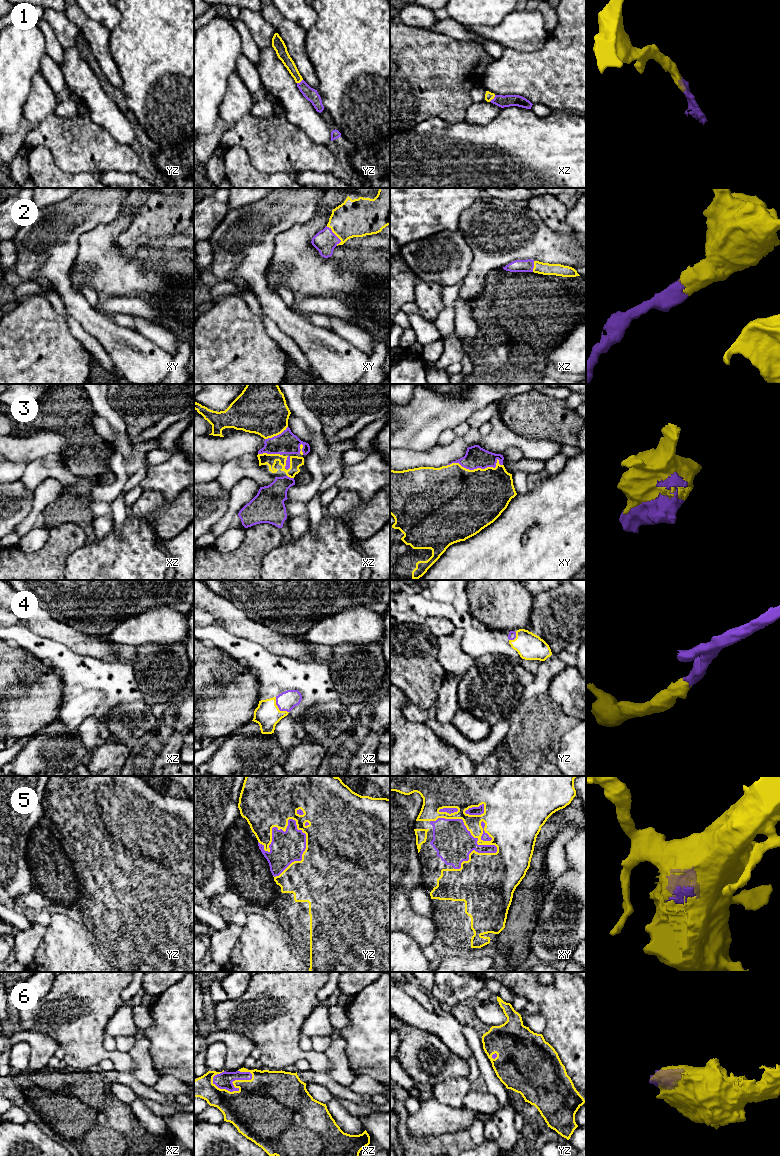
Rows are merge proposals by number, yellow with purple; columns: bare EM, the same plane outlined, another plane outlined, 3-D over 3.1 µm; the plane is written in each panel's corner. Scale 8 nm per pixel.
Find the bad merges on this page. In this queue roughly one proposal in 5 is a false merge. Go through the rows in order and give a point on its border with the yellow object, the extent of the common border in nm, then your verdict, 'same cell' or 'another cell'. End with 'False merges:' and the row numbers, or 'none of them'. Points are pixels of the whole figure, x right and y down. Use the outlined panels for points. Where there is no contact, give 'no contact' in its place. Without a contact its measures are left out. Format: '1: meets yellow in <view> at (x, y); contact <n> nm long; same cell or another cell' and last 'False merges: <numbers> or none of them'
1: meets yellow in xz at (492, 98); contact 80 nm long; same cell
2: meets yellow in xy at (335, 234); contact 180 nm long; same cell
3: meets yellow in xy at (475, 469); contact 460 nm long; same cell
4: meets yellow in xz at (278, 708); contact 170 nm long; same cell
5: meets yellow in yz at (304, 851); contact 500 nm long; same cell
6: meets yellow in xz at (236, 1087); contact 340 nm long; same cell
False merges: none of them

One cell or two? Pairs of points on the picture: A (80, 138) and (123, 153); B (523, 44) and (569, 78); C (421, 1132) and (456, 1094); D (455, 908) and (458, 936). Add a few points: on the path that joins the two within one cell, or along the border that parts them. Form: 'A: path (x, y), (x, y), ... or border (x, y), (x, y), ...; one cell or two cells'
A: path (91, 149), (96, 152), (112, 153); one cell
B: border (549, 34), (546, 42), (537, 50), (509, 49); two cells
C: border (434, 1098), (452, 1107), (462, 1106); two cells
D: path (458, 915), (458, 929); one cell

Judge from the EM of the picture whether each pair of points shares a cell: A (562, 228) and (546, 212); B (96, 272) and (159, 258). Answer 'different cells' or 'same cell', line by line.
A: same cell
B: same cell

